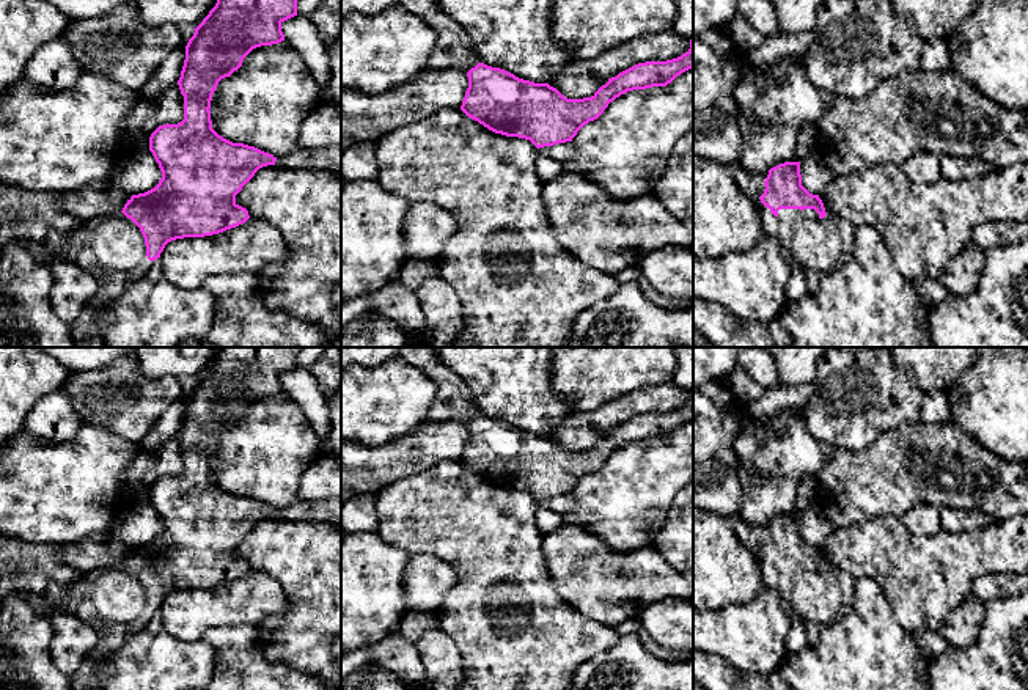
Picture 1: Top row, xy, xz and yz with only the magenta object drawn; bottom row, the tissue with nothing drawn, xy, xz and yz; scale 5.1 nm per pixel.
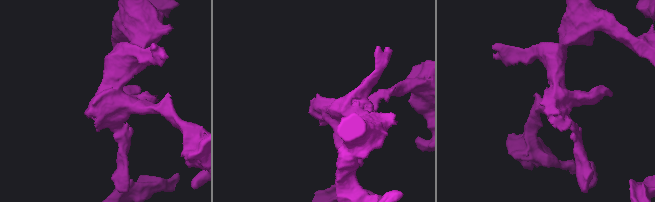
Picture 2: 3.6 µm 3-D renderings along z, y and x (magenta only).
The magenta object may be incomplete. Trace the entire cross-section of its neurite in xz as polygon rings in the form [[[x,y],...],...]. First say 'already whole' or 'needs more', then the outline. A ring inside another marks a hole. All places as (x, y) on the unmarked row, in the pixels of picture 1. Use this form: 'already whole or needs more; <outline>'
needs more; [[[401,347],[399,357],[421,369],[437,384],[439,390],[428,410],[426,421],[454,420],[467,426],[468,440],[465,443],[461,462],[489,483],[506,489],[530,492],[538,501],[572,494],[585,476],[597,472],[608,456],[621,446],[633,442],[666,439],[677,428],[693,420],[693,391],[690,391],[690,401],[677,410],[638,415],[619,424],[616,429],[608,431],[608,434],[602,437],[591,450],[567,451],[549,435],[523,432],[505,421],[481,415],[475,406],[475,398],[468,385],[459,374],[450,371],[439,362],[435,347]]]

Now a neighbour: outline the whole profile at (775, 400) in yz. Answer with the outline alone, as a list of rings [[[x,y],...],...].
[[[805,382],[794,387],[775,387],[765,390],[765,393],[748,404],[751,417],[756,420],[772,417],[778,412],[795,409],[802,412],[813,393],[813,384]]]

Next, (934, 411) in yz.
[[[934,390],[924,393],[920,421],[927,424],[943,424],[951,421],[946,391]]]

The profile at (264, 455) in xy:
[[[285,391],[253,401],[237,423],[218,434],[209,462],[212,481],[223,490],[283,509],[302,500],[302,476],[319,454],[319,440],[310,420]]]

